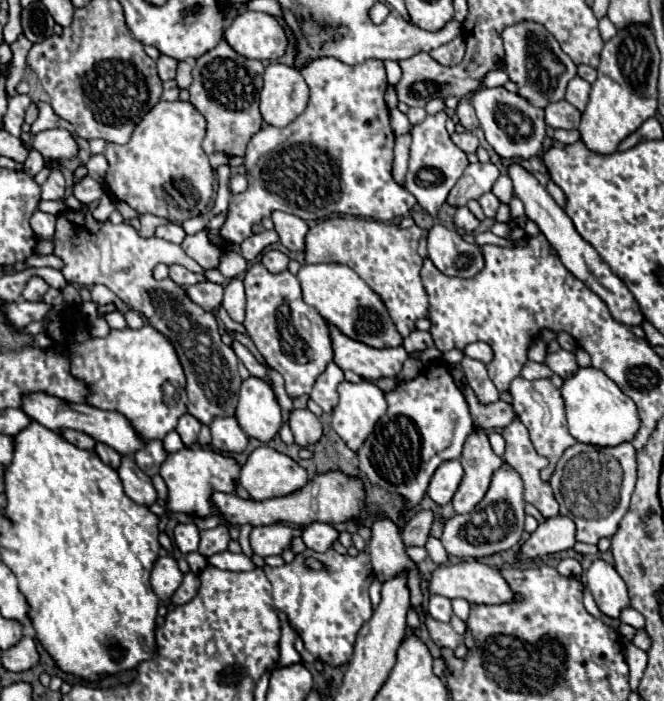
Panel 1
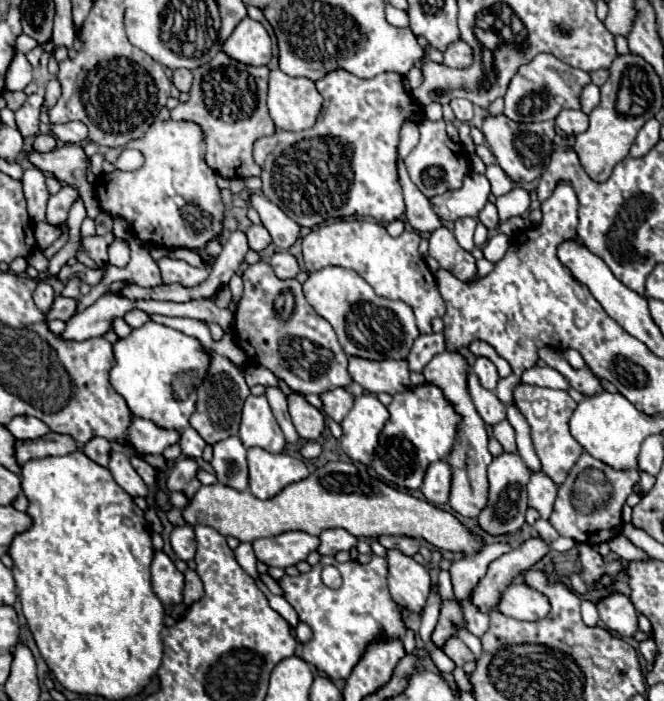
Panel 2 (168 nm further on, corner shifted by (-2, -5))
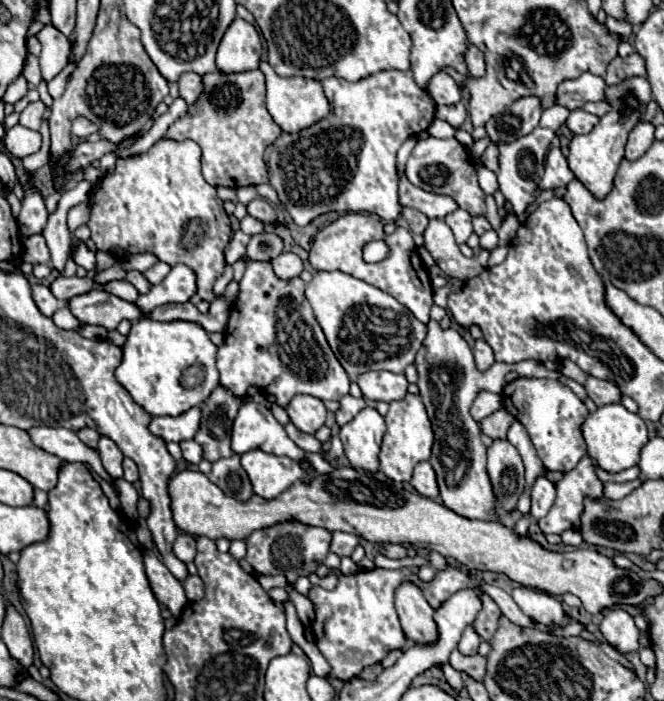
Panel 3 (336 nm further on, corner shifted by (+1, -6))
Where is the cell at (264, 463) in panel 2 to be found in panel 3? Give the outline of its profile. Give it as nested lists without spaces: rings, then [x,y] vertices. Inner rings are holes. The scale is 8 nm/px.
[[[249,450],[241,454],[241,466],[249,474],[253,492],[267,500],[287,490],[305,474],[295,460],[287,456],[271,456],[261,450]]]

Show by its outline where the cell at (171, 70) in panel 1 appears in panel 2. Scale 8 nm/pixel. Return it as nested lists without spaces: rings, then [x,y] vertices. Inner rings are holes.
[[[176,69],[174,71],[174,87],[178,89],[178,91],[190,91],[190,85],[192,85],[192,71],[188,71],[188,69]]]

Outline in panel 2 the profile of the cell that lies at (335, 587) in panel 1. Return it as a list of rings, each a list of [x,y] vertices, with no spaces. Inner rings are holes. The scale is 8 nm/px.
[[[322,557],[318,565],[308,573],[298,577],[284,577],[280,581],[286,591],[286,601],[296,609],[300,621],[308,623],[314,631],[312,641],[303,645],[302,658],[324,671],[330,679],[346,679],[360,657],[366,653],[366,647],[384,639],[402,639],[406,635],[406,625],[400,617],[396,603],[392,601],[386,585],[388,563],[382,557],[372,557],[368,565],[358,561],[338,563],[334,557]],[[326,565],[334,565],[342,575],[342,585],[330,589],[322,583],[320,573]]]

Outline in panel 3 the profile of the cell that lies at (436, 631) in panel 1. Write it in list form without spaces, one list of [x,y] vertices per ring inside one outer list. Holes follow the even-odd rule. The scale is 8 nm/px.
[[[453,650],[451,658],[449,658],[449,664],[459,672],[467,672],[475,680],[483,680],[483,676],[485,676],[485,658],[479,656],[479,654],[465,656],[459,650]]]

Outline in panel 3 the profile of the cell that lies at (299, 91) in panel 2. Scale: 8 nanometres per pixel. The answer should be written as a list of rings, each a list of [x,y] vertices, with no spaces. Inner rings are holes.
[[[263,60],[259,70],[265,74],[265,82],[267,82],[267,110],[271,114],[271,118],[275,120],[275,124],[283,130],[283,132],[299,132],[303,128],[313,126],[315,122],[319,122],[321,118],[325,118],[331,110],[323,88],[317,80],[311,78],[281,78],[275,74],[275,70]]]

